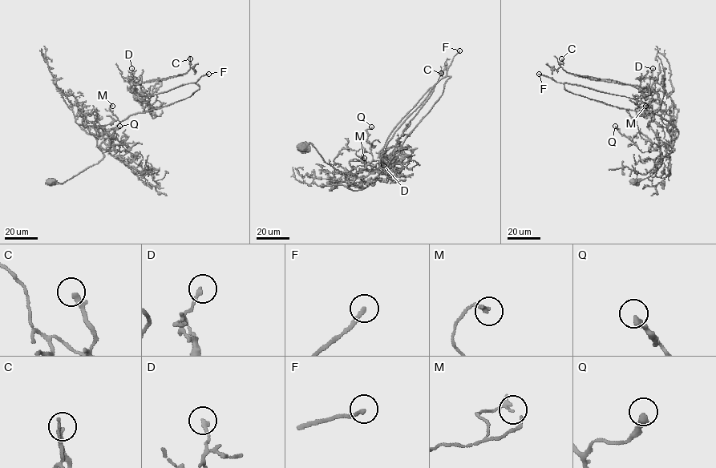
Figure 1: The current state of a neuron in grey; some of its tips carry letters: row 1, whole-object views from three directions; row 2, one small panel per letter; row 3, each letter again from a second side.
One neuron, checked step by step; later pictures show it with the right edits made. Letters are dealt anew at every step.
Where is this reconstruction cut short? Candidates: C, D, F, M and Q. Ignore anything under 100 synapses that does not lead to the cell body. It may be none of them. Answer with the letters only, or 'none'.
none

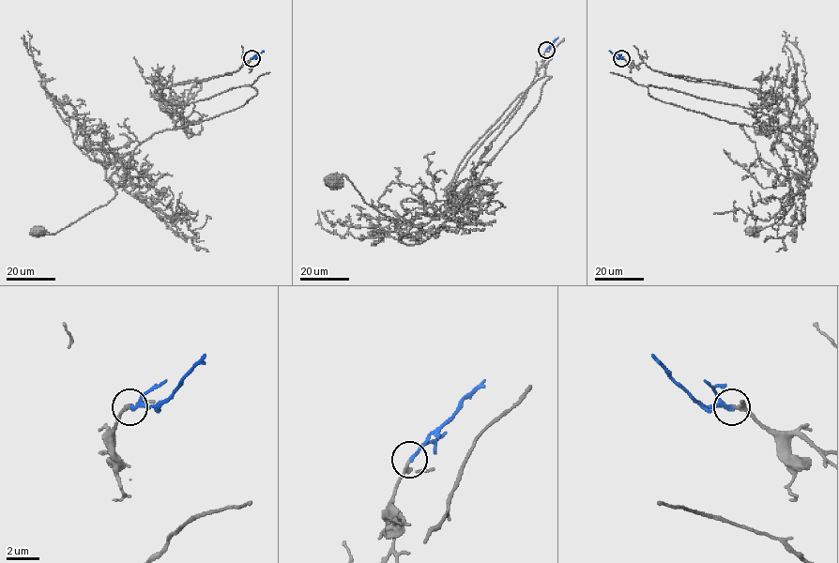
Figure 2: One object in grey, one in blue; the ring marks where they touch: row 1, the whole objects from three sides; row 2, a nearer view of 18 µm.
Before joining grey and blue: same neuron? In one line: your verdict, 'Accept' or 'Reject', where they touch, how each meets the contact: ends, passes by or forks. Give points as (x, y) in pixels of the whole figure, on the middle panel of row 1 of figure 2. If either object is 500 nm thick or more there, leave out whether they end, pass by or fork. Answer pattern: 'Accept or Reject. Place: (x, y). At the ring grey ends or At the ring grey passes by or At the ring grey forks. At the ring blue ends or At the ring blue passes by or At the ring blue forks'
Accept. Place: (546, 50). At the ring grey passes by. At the ring blue passes by

